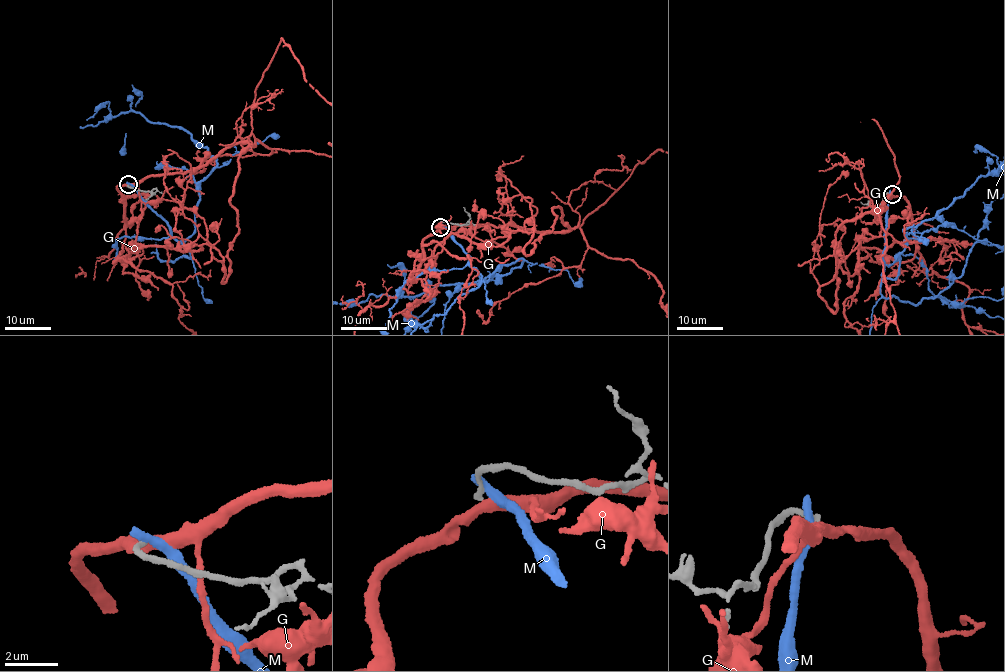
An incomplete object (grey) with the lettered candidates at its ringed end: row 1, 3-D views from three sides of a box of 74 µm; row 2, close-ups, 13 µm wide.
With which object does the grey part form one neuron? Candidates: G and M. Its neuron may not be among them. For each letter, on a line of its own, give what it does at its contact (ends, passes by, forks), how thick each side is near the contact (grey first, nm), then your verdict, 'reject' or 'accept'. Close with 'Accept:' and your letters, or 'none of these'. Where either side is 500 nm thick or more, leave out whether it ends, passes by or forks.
G: it passes by | 190/400 nm | reject
M: it ends | 240/400 nm | reject
Accept: none of these

